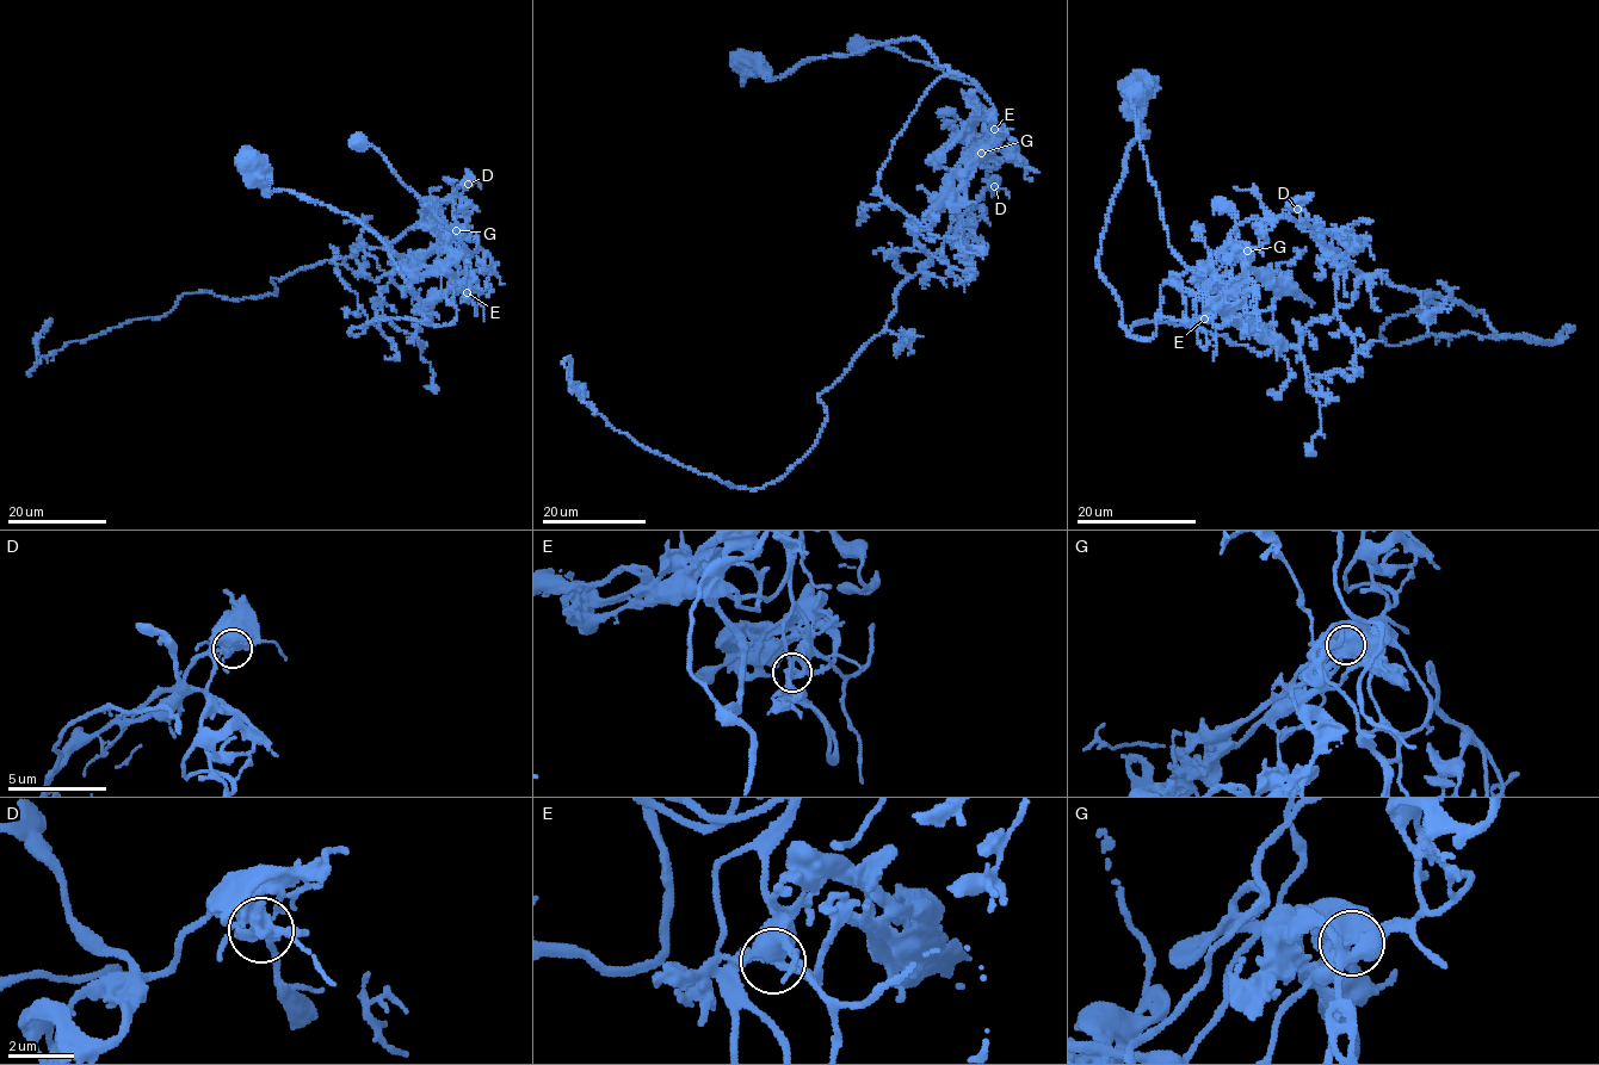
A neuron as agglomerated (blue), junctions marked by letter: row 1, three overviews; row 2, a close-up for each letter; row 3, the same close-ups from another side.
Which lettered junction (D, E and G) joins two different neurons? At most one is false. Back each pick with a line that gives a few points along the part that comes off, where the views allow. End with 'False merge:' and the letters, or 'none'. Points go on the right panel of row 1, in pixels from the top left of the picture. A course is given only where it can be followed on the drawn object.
D: course (1297, 209), (1365, 278), (1459, 301), (1499, 334), (1548, 344), (1573, 329), (1548, 342), (1382, 339), (1438, 292)
False merge: D

